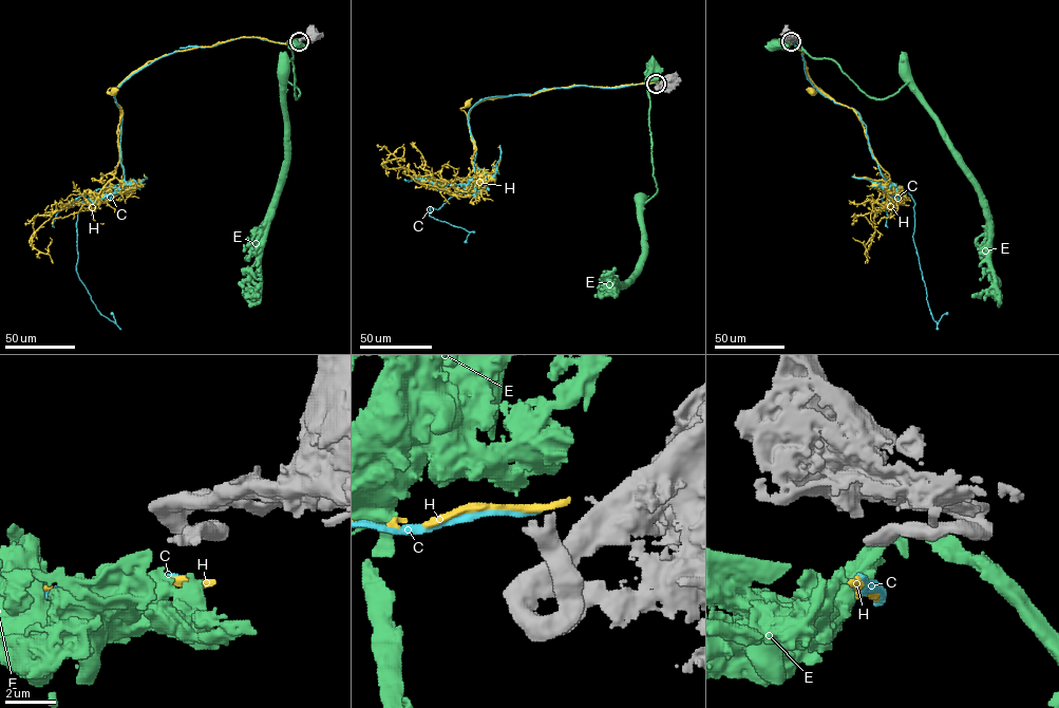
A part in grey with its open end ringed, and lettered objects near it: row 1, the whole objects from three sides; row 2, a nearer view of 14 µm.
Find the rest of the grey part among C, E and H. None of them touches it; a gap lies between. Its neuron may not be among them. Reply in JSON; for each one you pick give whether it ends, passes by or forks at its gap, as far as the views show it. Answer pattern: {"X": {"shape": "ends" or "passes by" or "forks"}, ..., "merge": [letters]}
{"merge": []}

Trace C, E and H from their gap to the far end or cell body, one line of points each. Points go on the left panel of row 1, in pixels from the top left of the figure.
C: (299, 42), (181, 48), (116, 89), (124, 180), (93, 191), (76, 227), (79, 279), (115, 323), (111, 313)
E: (298, 42), (294, 45), (289, 40), (296, 98), (300, 94), (297, 88), (287, 81), (285, 173), (278, 186)
H: (299, 43), (241, 37), (174, 52), (148, 61), (132, 72), (115, 93), (111, 88), (107, 92), (114, 91)

